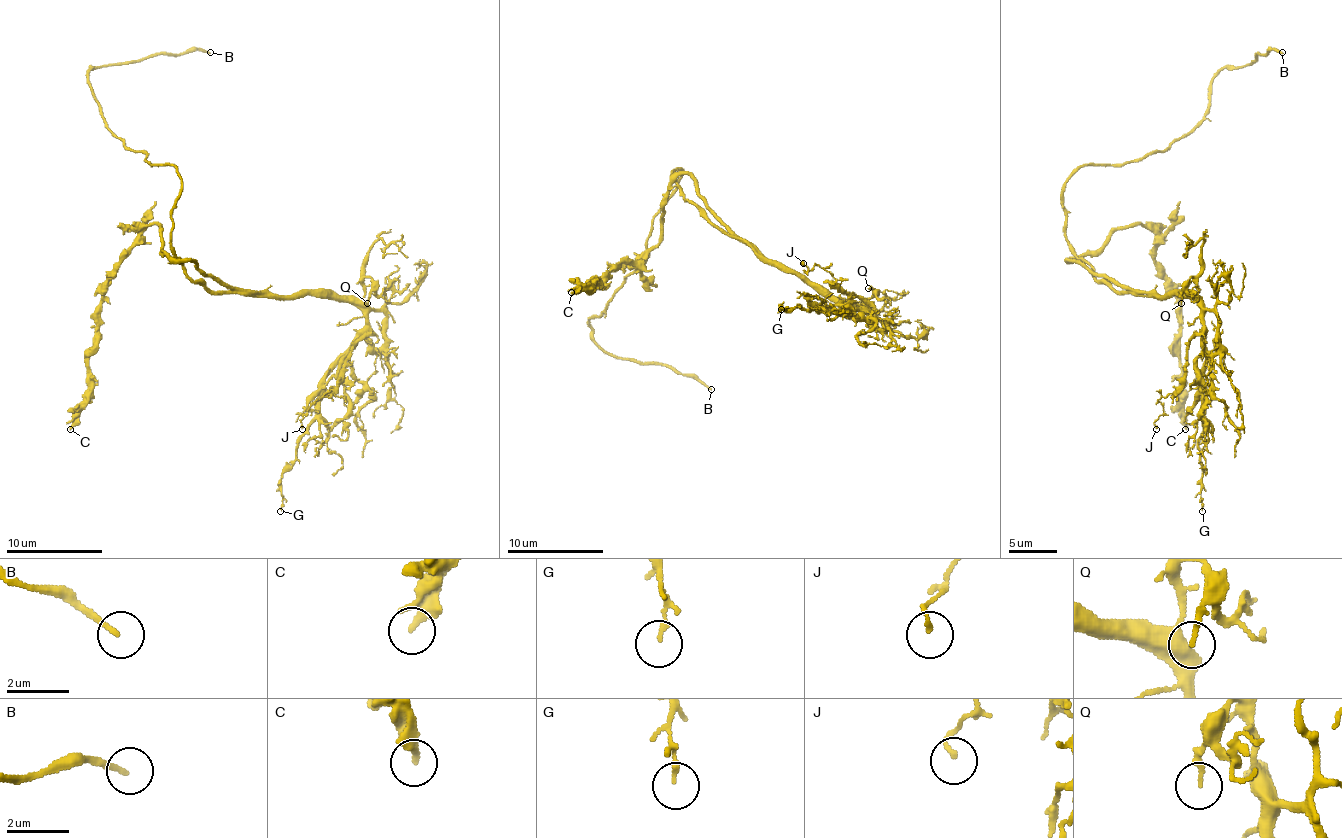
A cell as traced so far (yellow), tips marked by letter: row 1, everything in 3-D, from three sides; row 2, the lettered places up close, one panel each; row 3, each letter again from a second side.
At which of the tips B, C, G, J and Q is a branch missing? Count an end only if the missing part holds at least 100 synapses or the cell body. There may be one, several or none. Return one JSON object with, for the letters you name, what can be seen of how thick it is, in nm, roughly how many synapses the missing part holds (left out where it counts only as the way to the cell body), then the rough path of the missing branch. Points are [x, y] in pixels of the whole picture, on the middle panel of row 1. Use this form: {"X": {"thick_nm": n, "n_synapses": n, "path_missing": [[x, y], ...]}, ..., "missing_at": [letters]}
{"B": {"thick_nm": 170, "path_missing": [[711, 389], [743, 428], [748, 442], [767, 444], [777, 454], [781, 452]]}, "missing_at": ["B"]}

